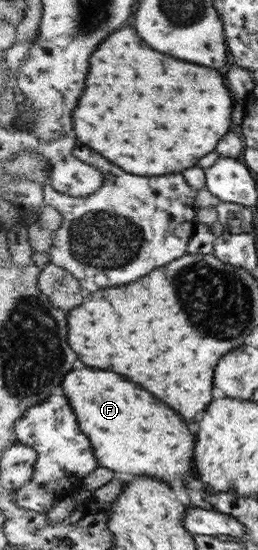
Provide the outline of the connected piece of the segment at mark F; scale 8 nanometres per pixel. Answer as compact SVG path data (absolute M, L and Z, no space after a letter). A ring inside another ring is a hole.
M88 366L84 370L72 372L67 378L62 392L71 400L83 431L91 437L101 466L115 471L116 474L122 472L134 474L136 477L158 477L163 478L167 483L172 482L174 478L179 478L187 484L186 476L194 476L198 480L199 469L195 463L197 436L192 434L190 426L174 408L170 408L166 402L156 398L152 392L126 380L118 372L104 372Z

